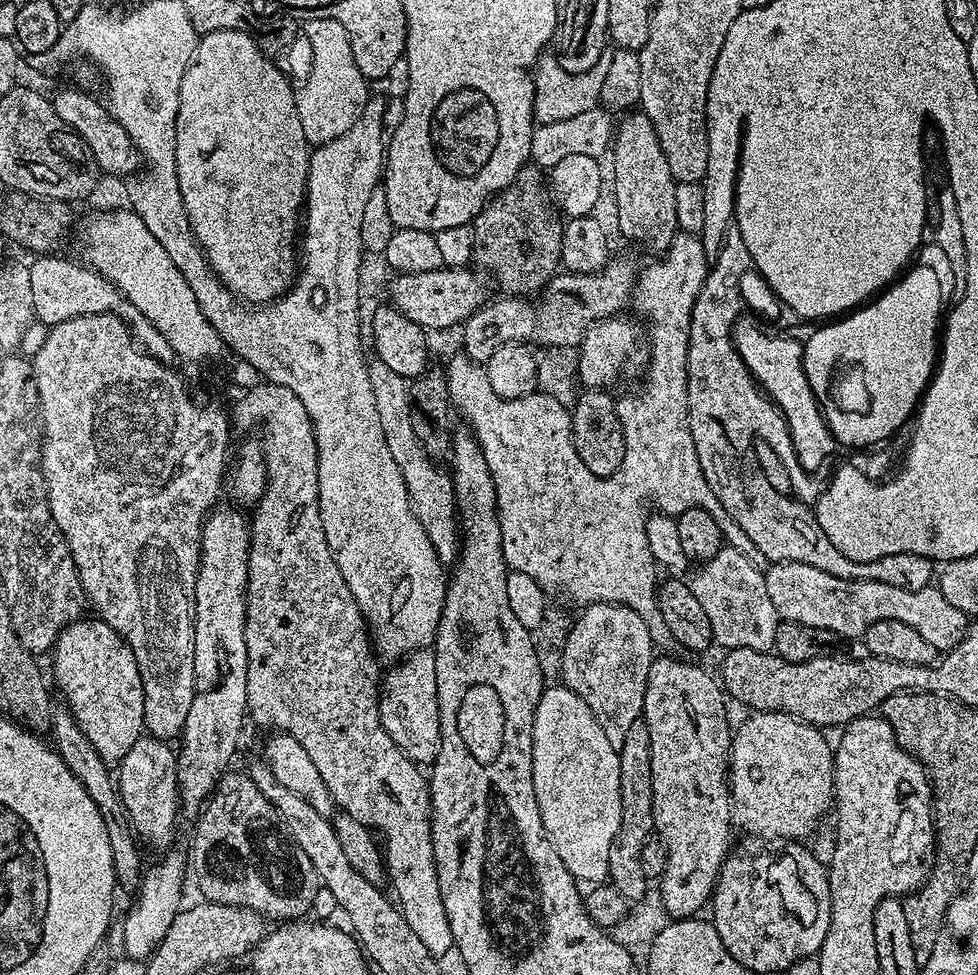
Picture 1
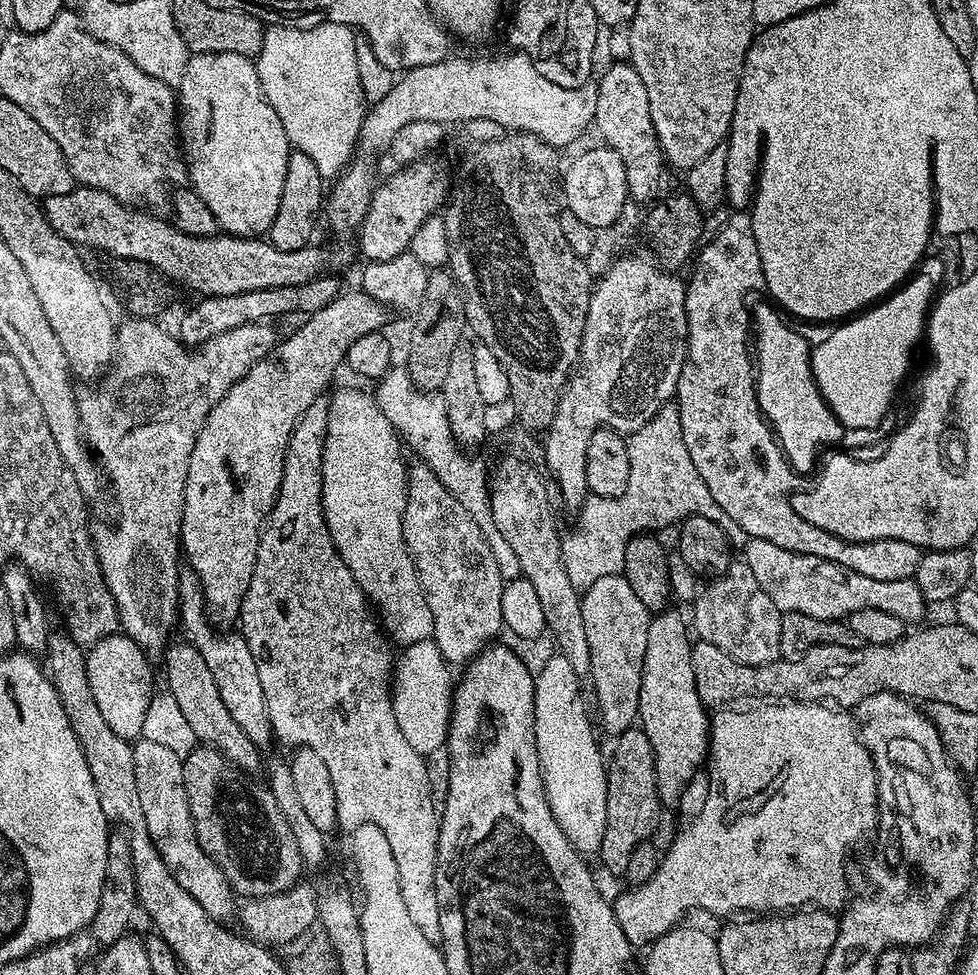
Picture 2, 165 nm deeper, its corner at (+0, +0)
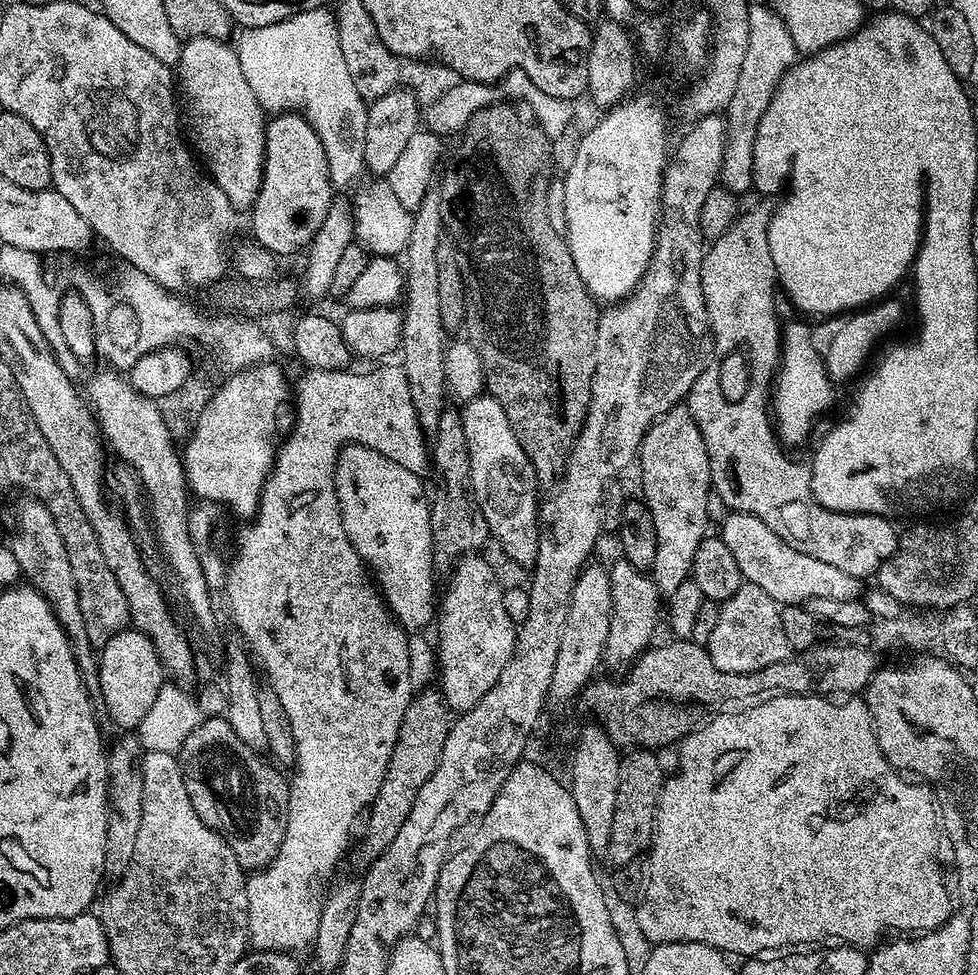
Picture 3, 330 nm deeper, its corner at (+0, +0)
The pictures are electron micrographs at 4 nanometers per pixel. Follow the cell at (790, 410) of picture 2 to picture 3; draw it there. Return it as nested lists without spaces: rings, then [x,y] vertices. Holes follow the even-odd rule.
[[[792,320],[789,324],[787,321],[783,325],[775,380],[776,392],[774,388],[770,396],[770,408],[774,413],[774,431],[781,445],[800,444],[811,434],[816,419],[831,406],[834,387],[834,381],[828,376],[821,345],[816,345],[811,330],[800,320]]]

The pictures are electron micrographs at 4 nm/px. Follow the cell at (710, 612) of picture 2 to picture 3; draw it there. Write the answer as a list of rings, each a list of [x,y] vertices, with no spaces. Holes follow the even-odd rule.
[[[745,582],[730,598],[719,605],[716,625],[706,639],[706,647],[714,666],[723,672],[757,672],[774,662],[788,659],[790,649],[782,631],[781,605],[766,590]]]

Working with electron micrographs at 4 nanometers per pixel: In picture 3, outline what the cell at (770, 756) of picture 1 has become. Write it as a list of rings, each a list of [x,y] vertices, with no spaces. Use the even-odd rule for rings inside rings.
[[[819,694],[768,696],[763,700],[762,704],[746,712],[709,719],[679,741],[680,761],[676,764],[676,773],[673,776],[671,773],[660,785],[656,829],[652,832],[652,847],[646,853],[644,882],[635,905],[636,924],[649,940],[649,945],[698,942],[719,948],[725,954],[737,952],[740,958],[756,958],[767,953],[764,952],[767,948],[800,943],[808,946],[811,940],[824,940],[827,936],[833,936],[836,939],[833,941],[868,950],[879,945],[889,935],[888,931],[892,934],[919,934],[941,928],[954,914],[954,908],[944,885],[944,876],[940,873],[942,824],[938,819],[934,792],[924,782],[907,784],[903,780],[905,777],[885,758],[876,741],[867,703],[860,698],[844,698],[839,704],[839,699]]]

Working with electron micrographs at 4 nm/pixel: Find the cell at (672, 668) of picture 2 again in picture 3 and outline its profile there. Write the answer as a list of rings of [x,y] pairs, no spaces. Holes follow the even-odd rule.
[[[687,407],[672,408],[648,427],[640,444],[639,464],[642,499],[654,518],[654,534],[658,534],[658,551],[654,553],[650,575],[661,597],[671,598],[674,590],[690,579],[694,553],[710,532],[708,497],[713,491],[710,458]]]

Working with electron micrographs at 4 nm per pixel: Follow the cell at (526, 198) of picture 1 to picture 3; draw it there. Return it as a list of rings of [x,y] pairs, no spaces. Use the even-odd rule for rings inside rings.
[[[501,102],[479,108],[472,115],[472,121],[463,129],[459,137],[460,149],[457,150],[456,160],[444,172],[444,181],[438,185],[440,201],[442,202],[442,222],[444,232],[455,244],[457,253],[462,257],[460,269],[464,275],[464,323],[468,328],[466,339],[478,350],[478,358],[482,358],[484,367],[484,383],[487,395],[493,396],[506,410],[506,418],[510,418],[510,426],[526,454],[526,458],[534,466],[536,479],[541,485],[557,483],[568,462],[568,455],[572,452],[574,442],[584,425],[584,419],[590,406],[592,397],[592,383],[596,369],[596,347],[598,346],[598,322],[602,312],[597,301],[586,290],[578,270],[574,266],[574,258],[568,249],[568,241],[554,226],[550,226],[550,214],[546,210],[546,198],[552,184],[552,144],[553,141],[540,129],[535,119],[524,117],[525,109],[516,102]]]

